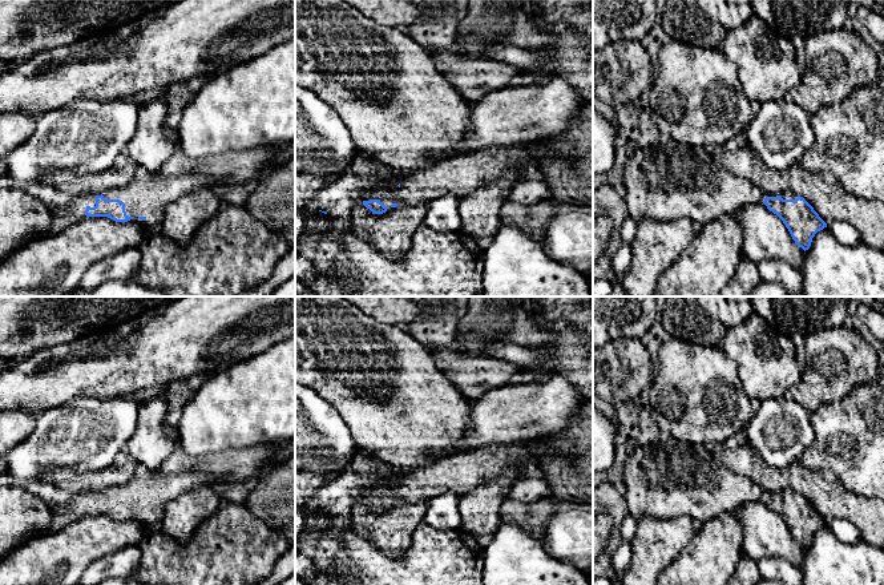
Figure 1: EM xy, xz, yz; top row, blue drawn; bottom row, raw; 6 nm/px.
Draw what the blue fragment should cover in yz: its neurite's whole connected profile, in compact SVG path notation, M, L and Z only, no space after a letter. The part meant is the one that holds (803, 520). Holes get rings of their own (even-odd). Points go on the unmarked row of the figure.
M791 488L766 495L763 501L783 519L795 541L804 549L810 546L815 532L827 525L814 505Z

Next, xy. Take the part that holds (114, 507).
M138 465L133 477L117 488L110 488L101 493L76 493L70 501L52 505L52 523L40 534L58 532L73 521L77 521L89 515L108 515L116 520L128 520L134 515L138 515L140 517L145 517L149 525L153 526L161 523L164 516L164 507L169 501L183 493L205 488L207 484L218 479L221 477L199 472L182 472L175 475L158 476L149 472L145 467Z

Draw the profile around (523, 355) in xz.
M513 343L489 344L484 347L479 355L516 363L520 367L534 366L536 363L553 358L553 355L550 355L546 351L545 346L528 347L528 346L513 344Z

